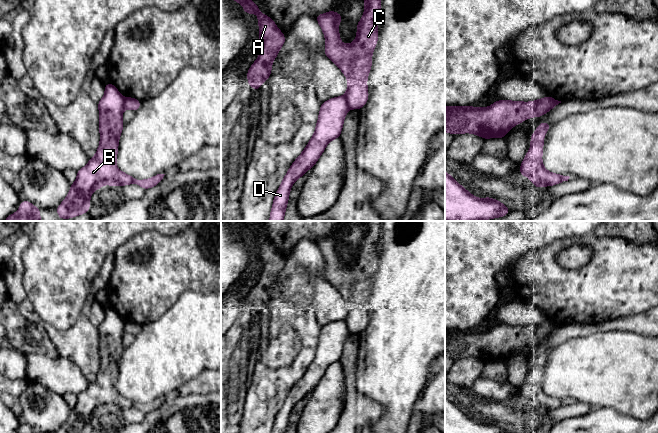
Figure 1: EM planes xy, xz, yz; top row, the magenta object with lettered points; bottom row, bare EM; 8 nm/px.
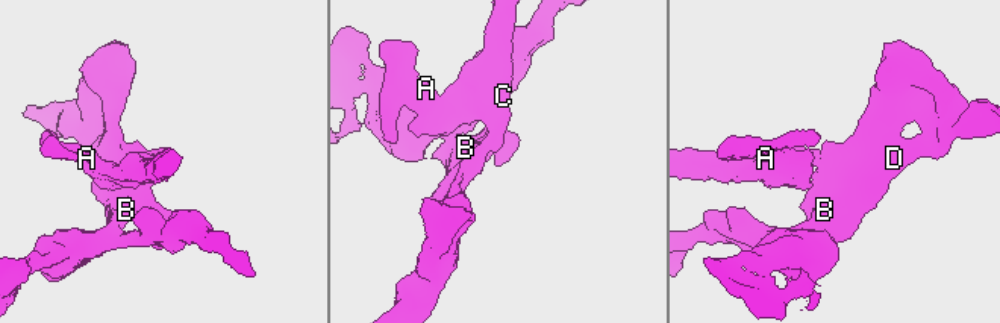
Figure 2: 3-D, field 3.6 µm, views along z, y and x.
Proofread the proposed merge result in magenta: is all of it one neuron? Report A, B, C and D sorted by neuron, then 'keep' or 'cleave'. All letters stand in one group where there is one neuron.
A C / B D; cleave

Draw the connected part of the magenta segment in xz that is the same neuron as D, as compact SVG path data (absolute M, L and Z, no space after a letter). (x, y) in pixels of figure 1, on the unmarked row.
M344 320L331 322L321 328L315 357L283 402L272 433L286 433L293 407L305 399L308 393L312 393L330 365L340 361L348 334L349 329Z

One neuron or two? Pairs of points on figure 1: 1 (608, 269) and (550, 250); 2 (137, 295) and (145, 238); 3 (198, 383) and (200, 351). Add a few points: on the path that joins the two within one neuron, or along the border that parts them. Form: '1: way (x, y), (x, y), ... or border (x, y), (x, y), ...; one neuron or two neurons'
1: way (591, 276), (564, 276), (555, 267); one neuron
2: way (151, 281), (155, 277), (155, 251); one neuron
3: border (210, 369), (205, 369), (179, 387); two neurons

